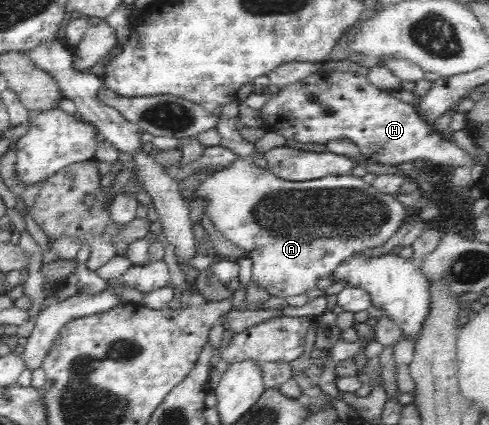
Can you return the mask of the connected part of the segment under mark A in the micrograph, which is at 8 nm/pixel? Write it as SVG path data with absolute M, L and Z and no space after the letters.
M234 101L225 105L215 128L221 137L219 146L233 151L239 160L233 166L203 178L195 186L189 199L202 198L205 201L204 214L211 219L217 232L231 244L245 250L246 256L253 262L252 281L262 286L270 295L285 297L313 290L317 280L332 274L344 260L389 242L399 234L405 224L409 224L413 216L411 208L403 205L395 195L377 192L373 185L351 173L327 175L305 182L289 182L277 178L267 168L258 168L250 160L255 154L254 144L245 141L237 132L240 110L241 102Z

